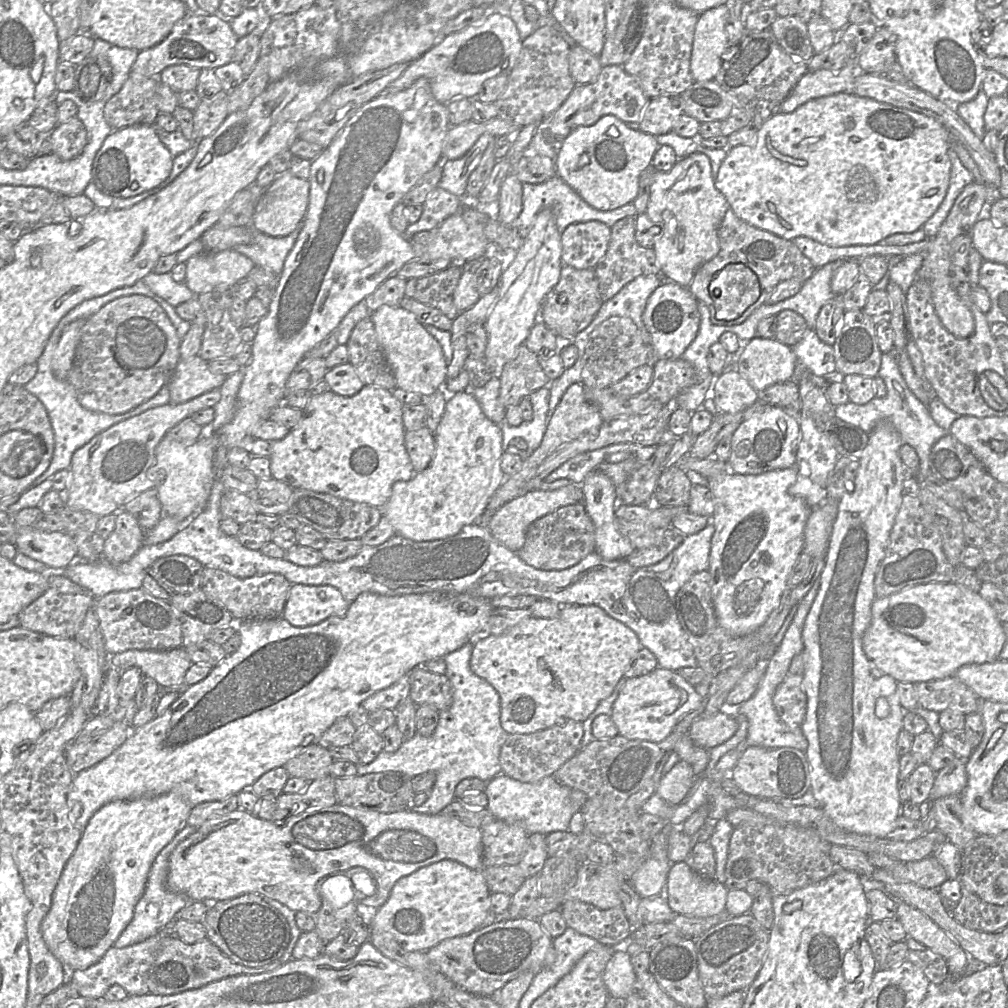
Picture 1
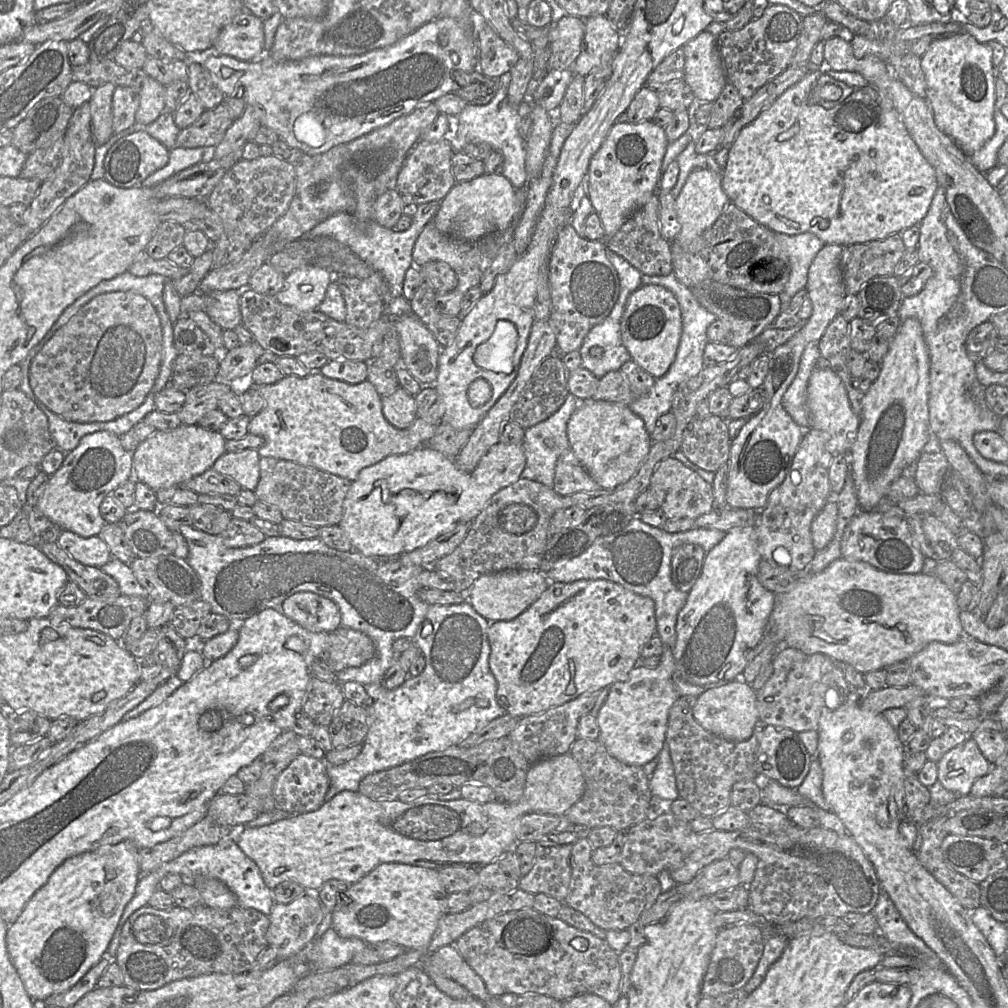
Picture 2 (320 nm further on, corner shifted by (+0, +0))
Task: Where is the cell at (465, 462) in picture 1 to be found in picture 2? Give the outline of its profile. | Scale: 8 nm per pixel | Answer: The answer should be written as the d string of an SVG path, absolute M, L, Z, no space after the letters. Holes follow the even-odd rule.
M502 442L494 445L479 461L478 465L472 472L463 472L459 470L455 464L454 459L449 458L442 454L441 452L429 447L421 446L414 451L411 451L407 454L400 455L389 455L384 458L382 461L363 468L358 478L352 482L351 487L346 495L344 501L344 513L339 527L345 532L349 540L351 541L354 550L362 553L365 556L375 556L375 557L400 557L402 554L412 552L418 548L421 548L427 545L432 540L436 539L440 535L449 532L452 530L457 523L459 522L472 522L485 508L490 499L494 494L499 490L512 485L521 478L521 474L526 465L526 456L522 444L505 444ZM381 484L386 484L387 489L389 490L390 496L387 498L387 502L384 502L382 499L382 489Z

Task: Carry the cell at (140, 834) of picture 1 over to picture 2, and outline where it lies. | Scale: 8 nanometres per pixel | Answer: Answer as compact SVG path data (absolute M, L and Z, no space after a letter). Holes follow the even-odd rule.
M122 841L66 859L31 897L18 918L9 925L6 934L7 951L27 993L33 1000L45 1001L53 994L69 990L106 956L125 907L134 897L142 876L138 862L139 851L133 842ZM110 896L117 900L117 906L110 915L102 915L100 902Z

